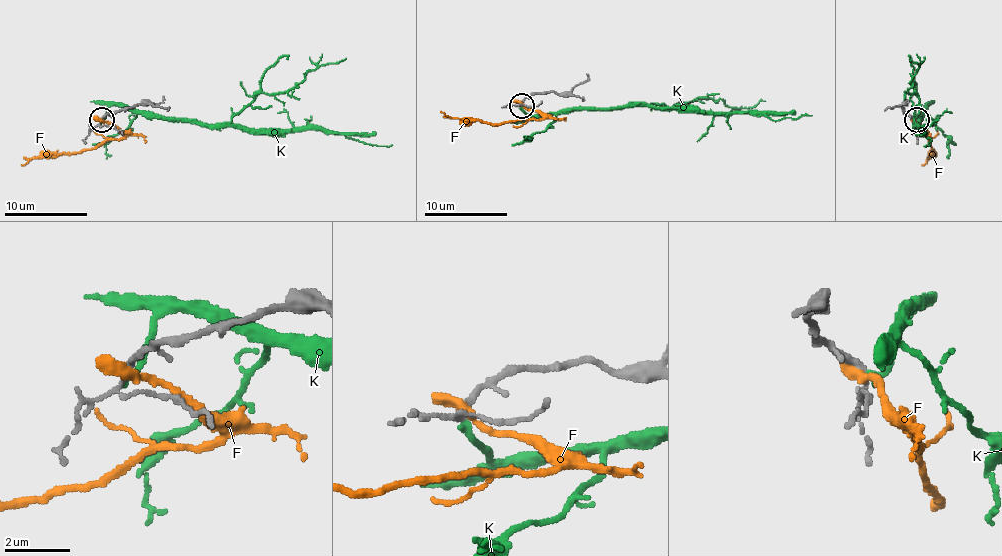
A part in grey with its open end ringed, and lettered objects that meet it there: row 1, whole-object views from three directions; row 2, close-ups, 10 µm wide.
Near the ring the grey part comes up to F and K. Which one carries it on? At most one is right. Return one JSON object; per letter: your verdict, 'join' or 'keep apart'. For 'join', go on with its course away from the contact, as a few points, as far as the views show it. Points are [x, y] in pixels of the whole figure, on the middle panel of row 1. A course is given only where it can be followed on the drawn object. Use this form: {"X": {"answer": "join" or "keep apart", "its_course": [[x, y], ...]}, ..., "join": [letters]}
{"F": {"answer": "keep apart"}, "K": {"answer": "join", "its_course": [[521, 106], [531, 117], [545, 117], [572, 108], [632, 106], [762, 113], [775, 121], [812, 115]]}, "join": ["K"]}

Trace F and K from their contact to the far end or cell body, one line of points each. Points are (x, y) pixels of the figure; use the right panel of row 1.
F: (915, 119), (929, 138), (933, 152), (921, 165)
K: (917, 119), (923, 117), (927, 105), (919, 113), (917, 126), (931, 140), (927, 146), (925, 144)

